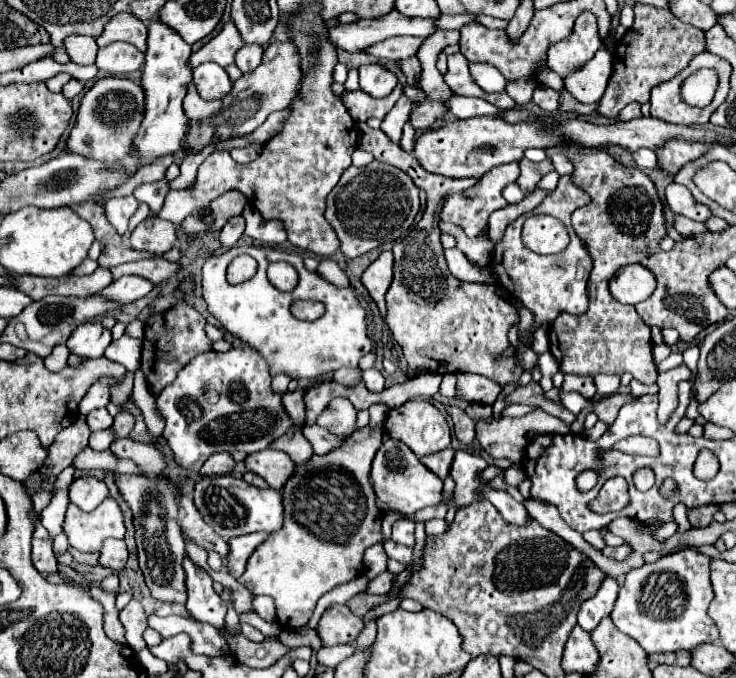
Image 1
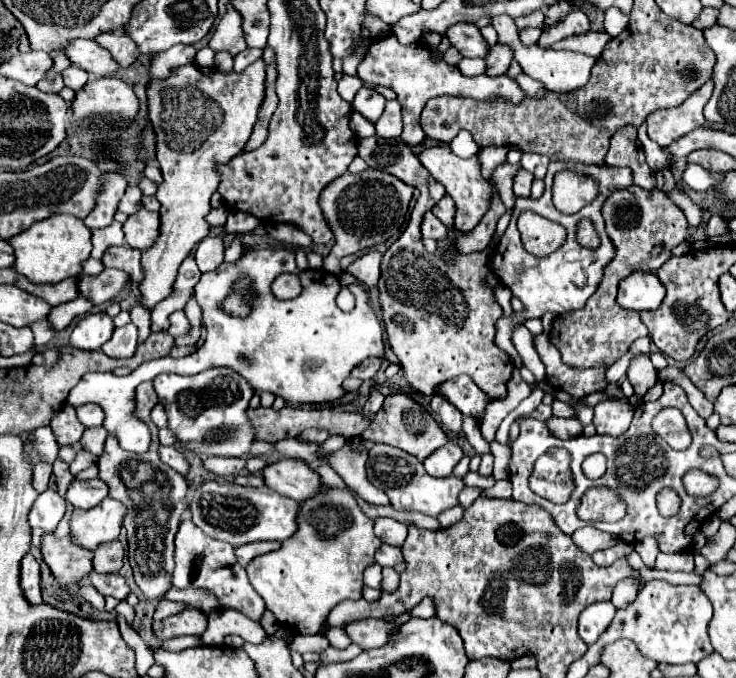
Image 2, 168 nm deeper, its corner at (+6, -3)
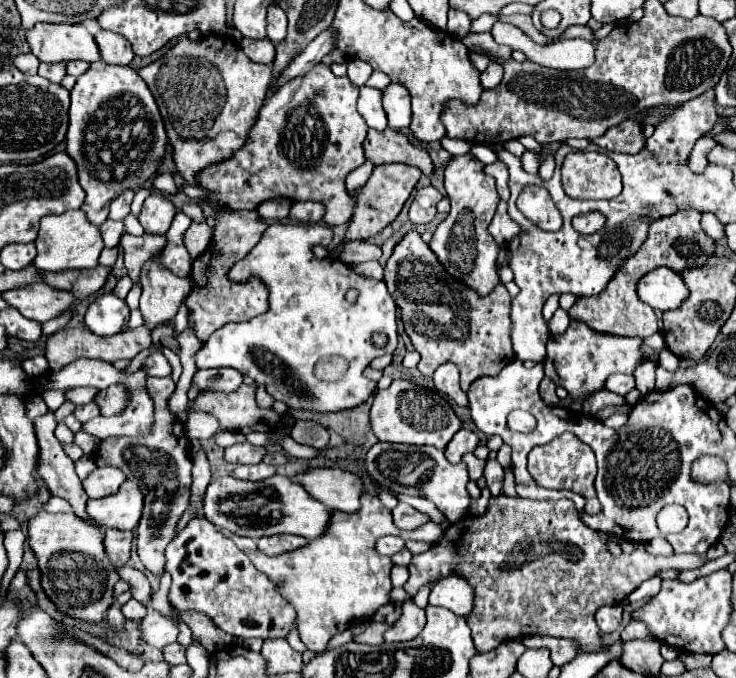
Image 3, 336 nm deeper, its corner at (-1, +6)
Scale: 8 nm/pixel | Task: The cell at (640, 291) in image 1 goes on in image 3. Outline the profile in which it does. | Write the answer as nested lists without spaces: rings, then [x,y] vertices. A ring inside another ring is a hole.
[[[660,268],[652,270],[652,274],[640,280],[638,294],[652,308],[666,312],[666,310],[678,310],[688,298],[690,290],[678,272],[670,268]]]

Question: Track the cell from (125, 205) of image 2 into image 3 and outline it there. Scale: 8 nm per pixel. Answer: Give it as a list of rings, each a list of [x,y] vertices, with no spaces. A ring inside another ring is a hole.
[[[126,190],[124,194],[120,194],[116,200],[112,200],[110,204],[110,220],[124,220],[130,214],[130,204],[134,198],[134,190]]]

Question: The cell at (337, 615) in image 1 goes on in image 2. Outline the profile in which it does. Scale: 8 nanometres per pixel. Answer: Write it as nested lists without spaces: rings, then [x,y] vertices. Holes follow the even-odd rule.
[[[361,619],[361,621],[351,621],[343,625],[349,639],[361,649],[383,647],[389,641],[391,629],[395,627],[397,627],[395,623],[385,623],[383,619]]]

